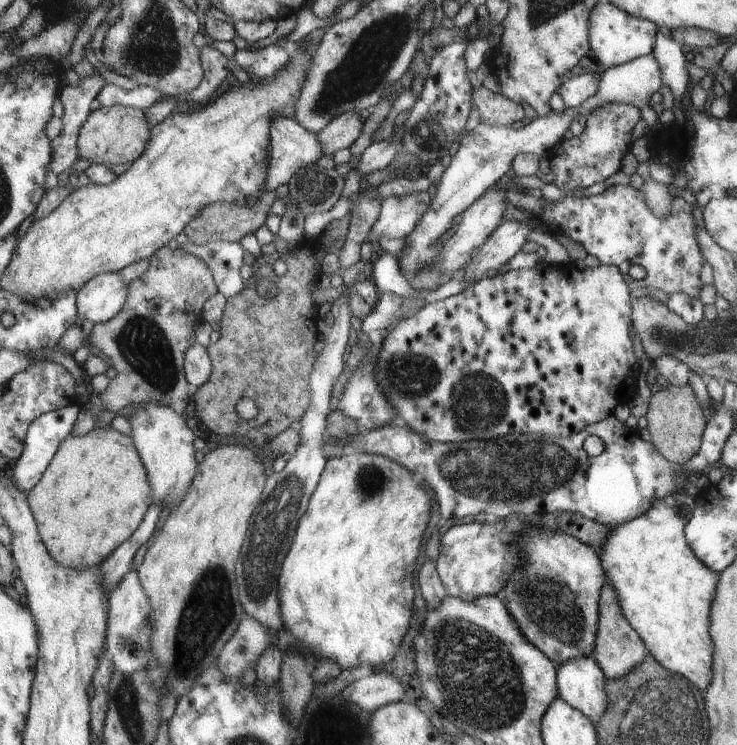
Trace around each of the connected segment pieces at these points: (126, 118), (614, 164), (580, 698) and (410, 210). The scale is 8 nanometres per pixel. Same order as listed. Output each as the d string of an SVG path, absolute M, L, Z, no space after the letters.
M95 104L89 111L77 135L76 150L79 158L90 164L106 165L125 164L140 158L151 136L152 128L146 119L146 111L129 106L101 107Z
M609 102L595 108L588 114L585 127L579 136L563 138L550 150L547 159L549 170L553 172L552 183L559 190L573 191L601 182L619 170L621 159L624 158L623 154L630 150L629 134L637 120L639 120L639 112L633 104Z
M581 655L557 665L558 697L584 713L593 725L608 708L606 684L603 670L591 656Z
M422 191L387 196L381 201L379 218L375 220L364 240L405 239L430 202L427 192Z

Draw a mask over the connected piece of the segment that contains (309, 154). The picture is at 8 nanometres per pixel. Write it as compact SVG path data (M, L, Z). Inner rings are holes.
M277 116L270 129L272 147L269 153L268 178L265 191L287 185L299 168L317 163L323 154L317 134L303 128L293 119Z

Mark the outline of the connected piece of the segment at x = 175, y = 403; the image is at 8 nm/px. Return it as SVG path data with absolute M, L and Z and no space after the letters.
M166 245L161 247L159 251L153 252L153 254L148 258L149 266L147 270L141 273L141 276L137 276L133 280L128 282L128 298L125 299L124 306L121 310L117 312L115 316L106 321L101 321L100 323L90 325L87 327L86 334L88 335L84 340L101 350L107 358L111 366L116 370L116 374L113 379L108 380L108 385L102 393L98 393L97 396L103 404L103 408L111 412L118 412L123 406L127 406L131 403L141 404L159 404L167 406L167 408L175 409L177 413L181 413L181 410L185 408L187 404L187 382L185 382L185 376L183 376L183 352L187 351L189 347L193 344L193 326L195 322L199 320L199 314L201 314L201 305L207 298L213 296L217 292L213 277L209 268L205 266L203 262L197 256L189 254L189 252L183 252L180 247L175 250L170 250Z

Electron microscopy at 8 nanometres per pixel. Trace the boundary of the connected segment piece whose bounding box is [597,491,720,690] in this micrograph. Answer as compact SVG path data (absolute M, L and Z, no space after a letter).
M675 491L672 495L665 496L663 500L657 500L656 503L652 504L647 512L643 515L636 516L619 526L612 528L609 532L605 544L599 554L601 565L606 573L605 579L611 586L613 586L613 592L620 598L620 606L624 612L624 616L628 618L629 624L636 630L640 635L641 640L649 649L649 654L652 657L656 657L657 661L660 661L665 668L669 669L669 672L676 672L678 675L684 676L691 684L696 684L697 688L707 688L709 684L709 676L711 676L711 656L714 652L711 650L711 636L710 636L710 615L712 614L712 600L713 594L715 594L715 588L718 587L719 576L718 573L713 572L709 568L705 568L705 565L701 564L700 560L697 560L696 555L689 548L688 541L685 540L684 528L685 524L692 518L693 511L696 508L696 501L690 495L682 491Z

